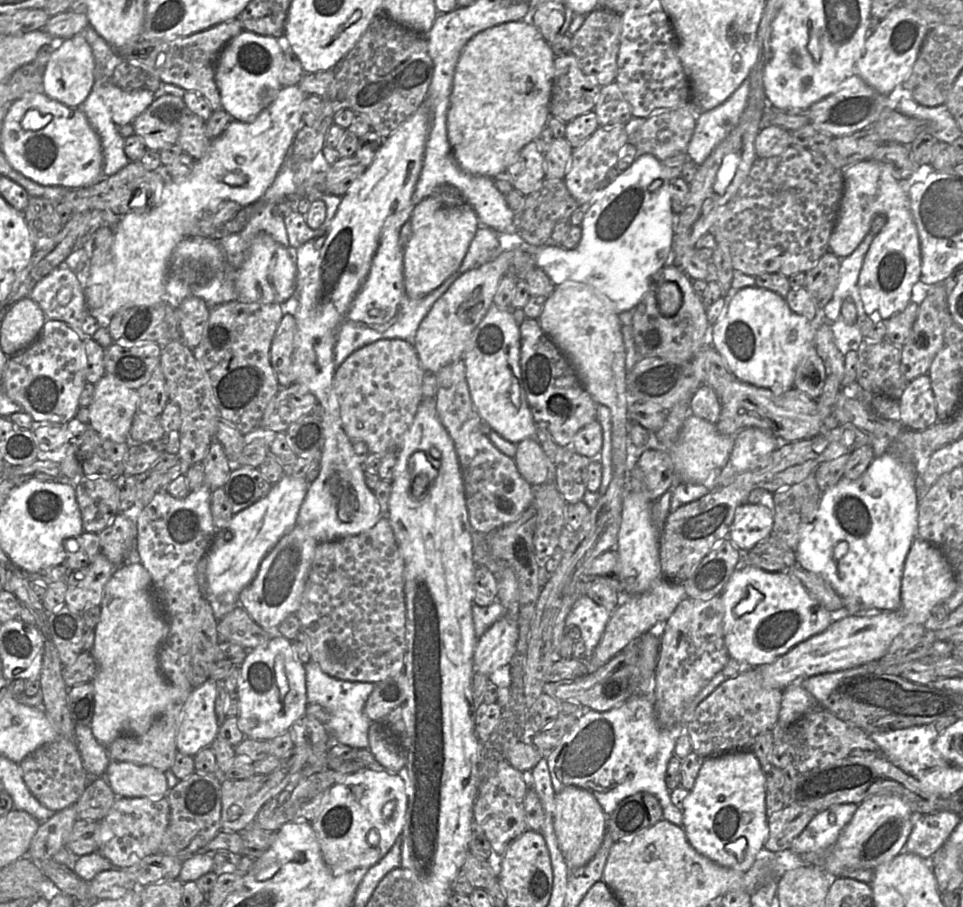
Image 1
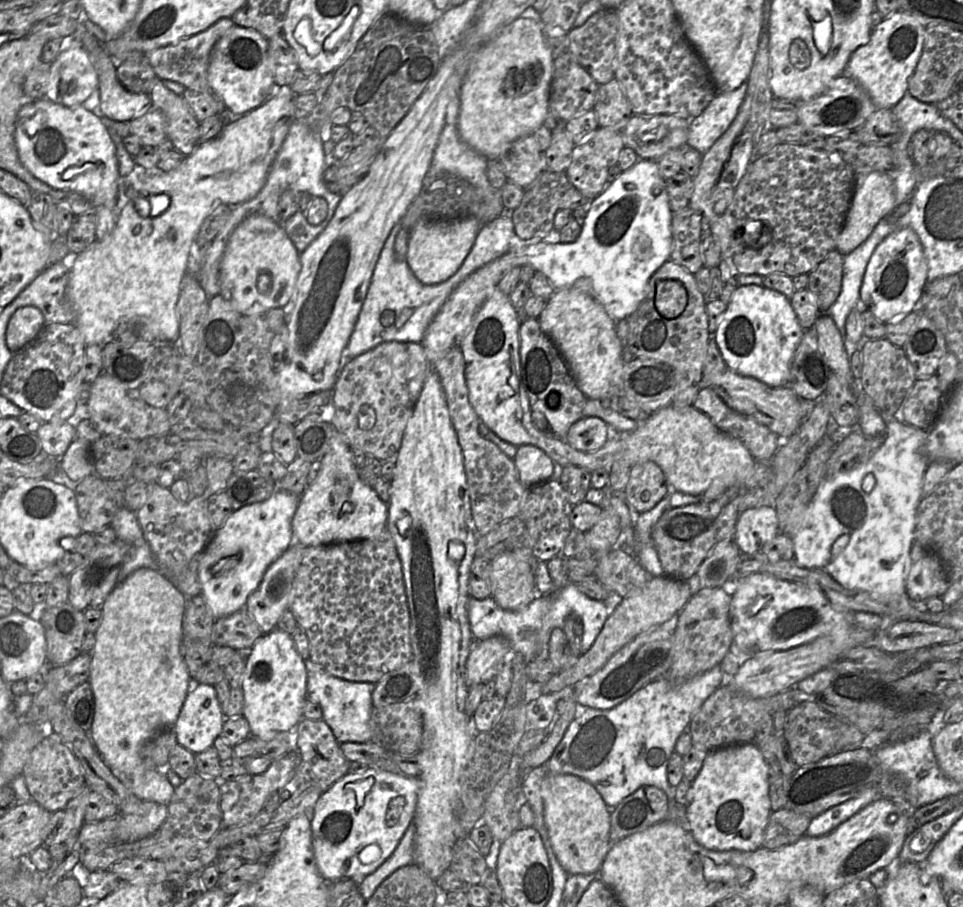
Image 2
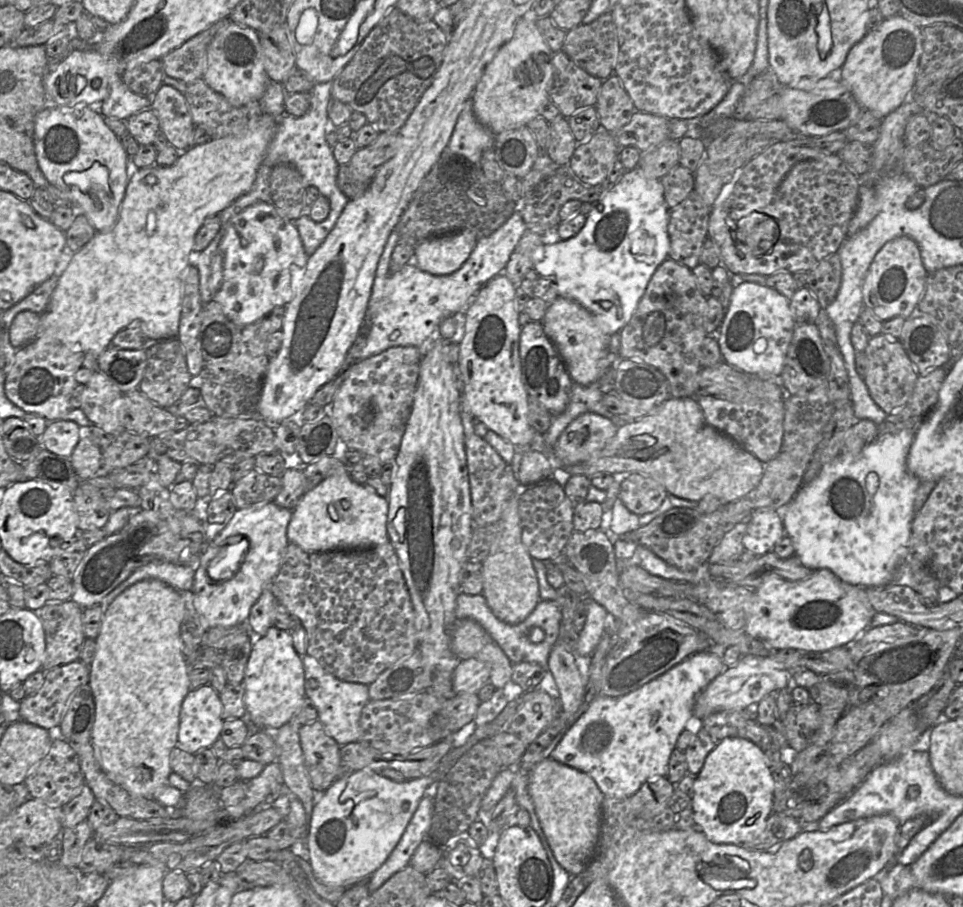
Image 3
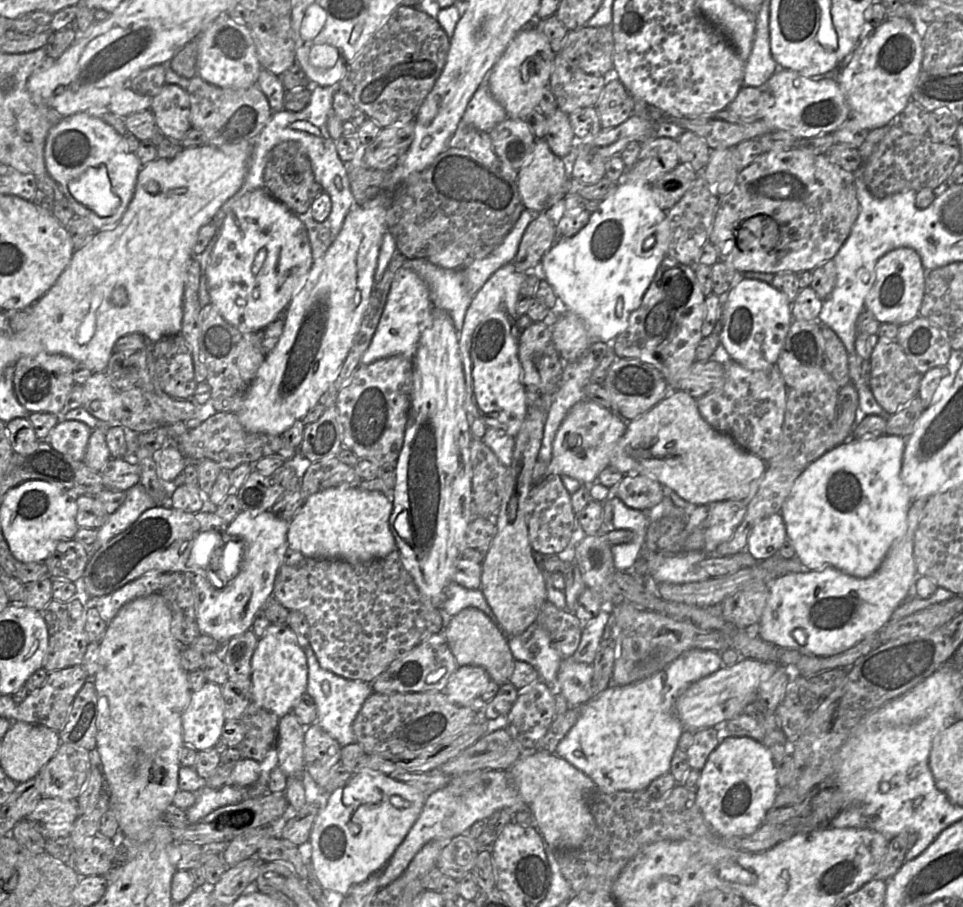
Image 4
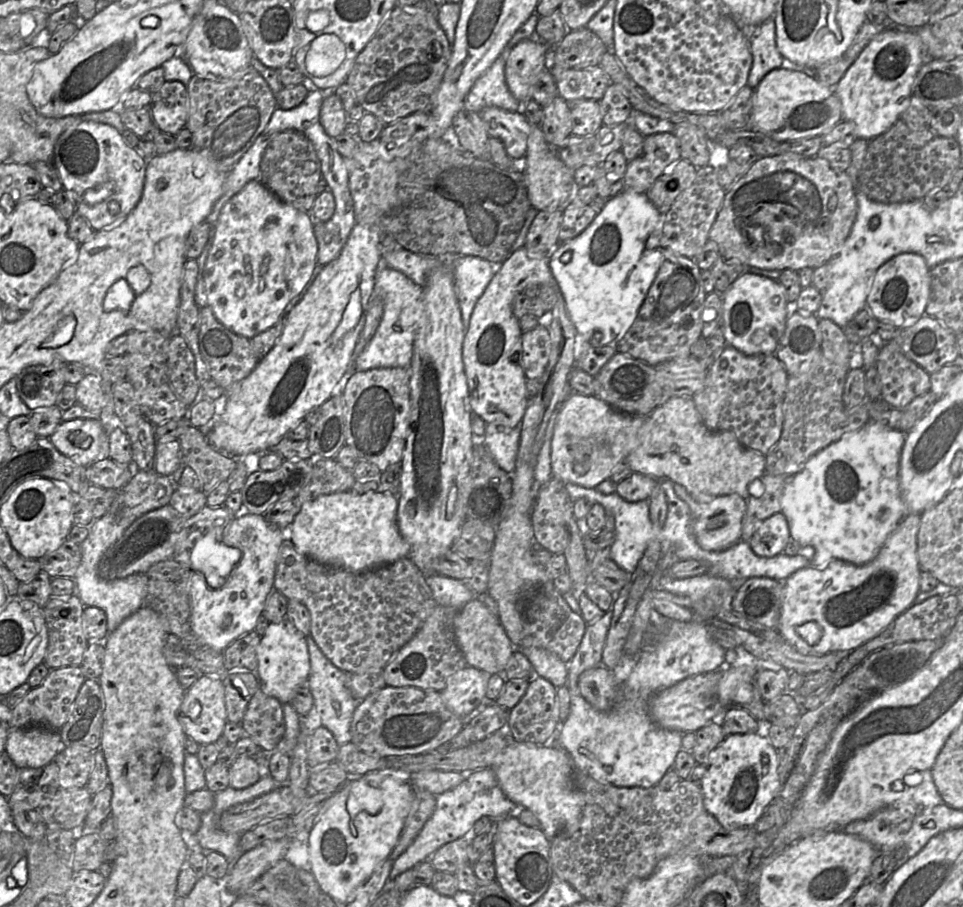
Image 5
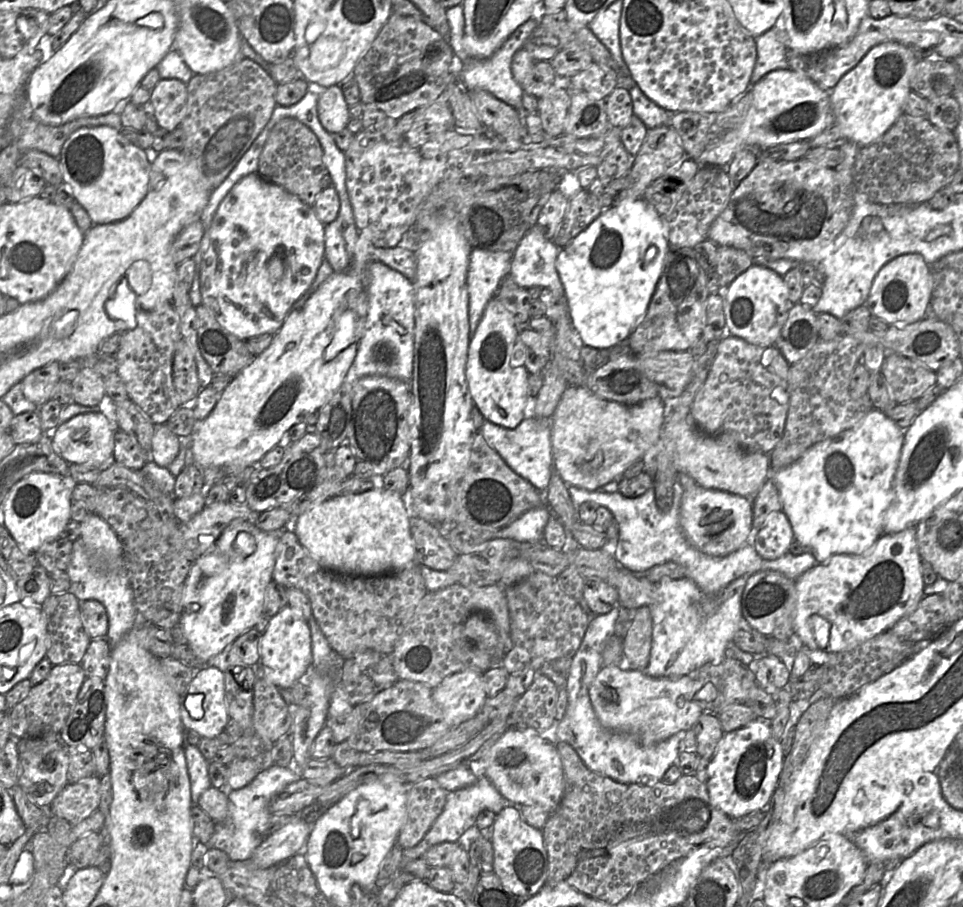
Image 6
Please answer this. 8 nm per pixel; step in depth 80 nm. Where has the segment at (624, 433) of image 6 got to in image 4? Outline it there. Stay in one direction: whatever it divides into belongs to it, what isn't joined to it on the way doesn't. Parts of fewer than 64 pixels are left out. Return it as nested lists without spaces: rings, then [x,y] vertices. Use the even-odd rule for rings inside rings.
[[[588,399],[579,401],[569,410],[556,432],[552,444],[551,469],[584,485],[597,482],[600,472],[609,467],[611,453],[626,428],[627,421],[616,412]]]

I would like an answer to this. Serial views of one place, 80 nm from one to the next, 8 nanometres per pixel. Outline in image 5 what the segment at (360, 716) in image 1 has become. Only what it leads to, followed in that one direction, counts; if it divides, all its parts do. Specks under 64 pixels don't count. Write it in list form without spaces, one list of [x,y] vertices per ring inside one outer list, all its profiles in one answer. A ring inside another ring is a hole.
[[[311,634],[306,637],[309,659],[310,673],[307,681],[314,705],[320,715],[321,726],[327,728],[334,736],[339,746],[351,741],[351,723],[355,709],[362,700],[357,700],[351,694],[346,685],[346,673],[337,668],[320,650]]]

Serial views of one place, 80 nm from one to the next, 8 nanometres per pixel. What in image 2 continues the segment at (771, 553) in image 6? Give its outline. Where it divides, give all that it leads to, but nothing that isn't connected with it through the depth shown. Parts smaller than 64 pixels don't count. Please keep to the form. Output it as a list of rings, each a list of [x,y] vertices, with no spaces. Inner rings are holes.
[[[758,505],[740,514],[735,525],[734,540],[742,554],[755,554],[779,533],[774,507]]]

